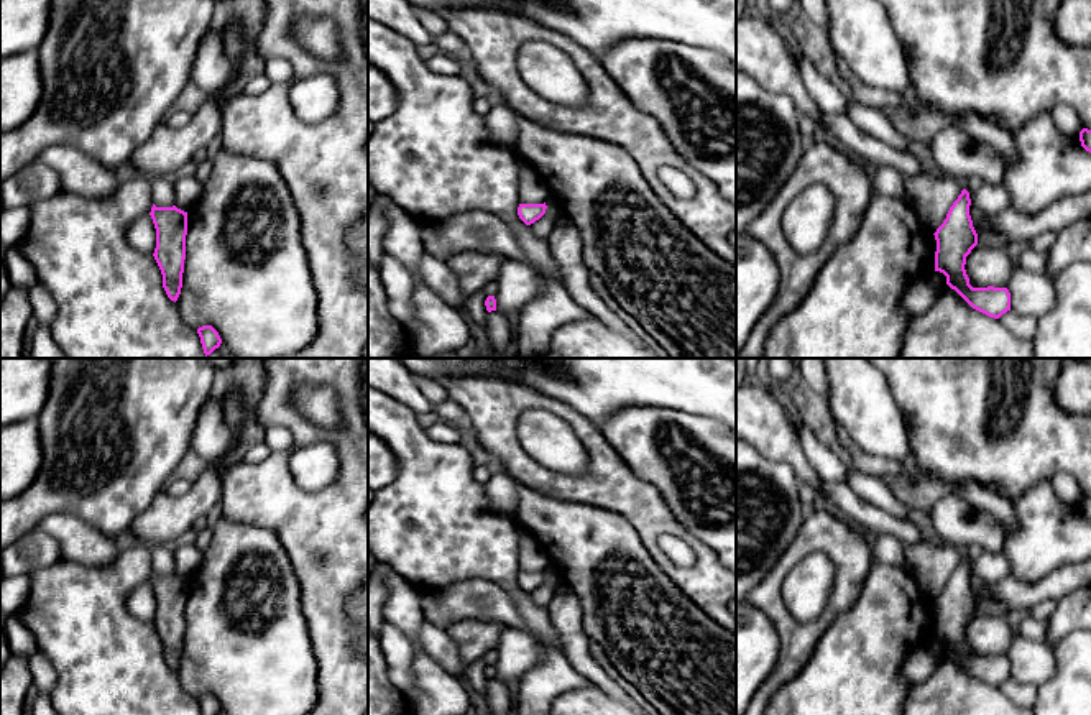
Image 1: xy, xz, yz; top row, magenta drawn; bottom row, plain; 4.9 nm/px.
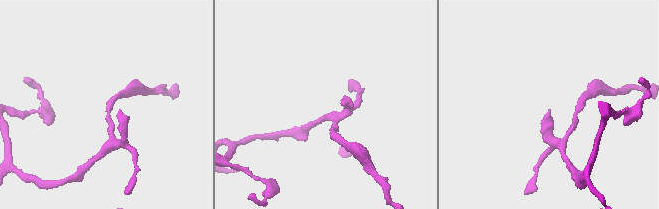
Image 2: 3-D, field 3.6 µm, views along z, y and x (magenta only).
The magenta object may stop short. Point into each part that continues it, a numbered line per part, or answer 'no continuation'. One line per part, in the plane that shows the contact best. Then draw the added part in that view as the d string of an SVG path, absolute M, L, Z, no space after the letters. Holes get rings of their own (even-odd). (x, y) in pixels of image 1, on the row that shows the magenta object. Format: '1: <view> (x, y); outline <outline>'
no continuation

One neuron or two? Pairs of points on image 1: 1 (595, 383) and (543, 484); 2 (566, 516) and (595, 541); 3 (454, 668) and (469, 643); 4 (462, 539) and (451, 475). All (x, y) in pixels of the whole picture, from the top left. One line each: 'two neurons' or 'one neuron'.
1: two neurons
2: one neuron
3: two neurons
4: one neuron

